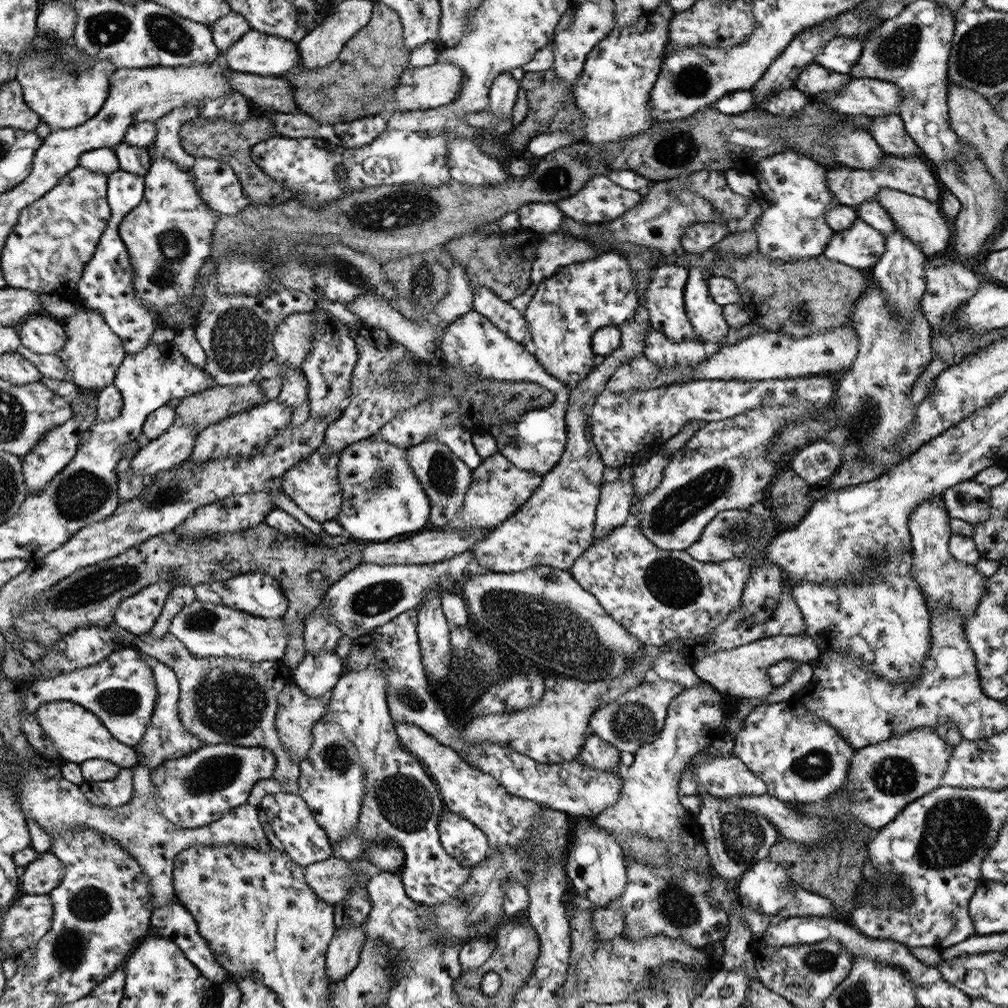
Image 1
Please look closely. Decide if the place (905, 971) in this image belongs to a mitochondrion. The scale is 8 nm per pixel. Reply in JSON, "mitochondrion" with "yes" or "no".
{"mitochondrion":"no"}

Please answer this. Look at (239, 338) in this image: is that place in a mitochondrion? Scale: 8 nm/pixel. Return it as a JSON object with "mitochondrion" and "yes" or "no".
{"mitochondrion":"yes"}

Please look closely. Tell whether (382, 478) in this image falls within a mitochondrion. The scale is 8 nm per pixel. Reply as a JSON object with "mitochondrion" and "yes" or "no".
{"mitochondrion":"yes"}

